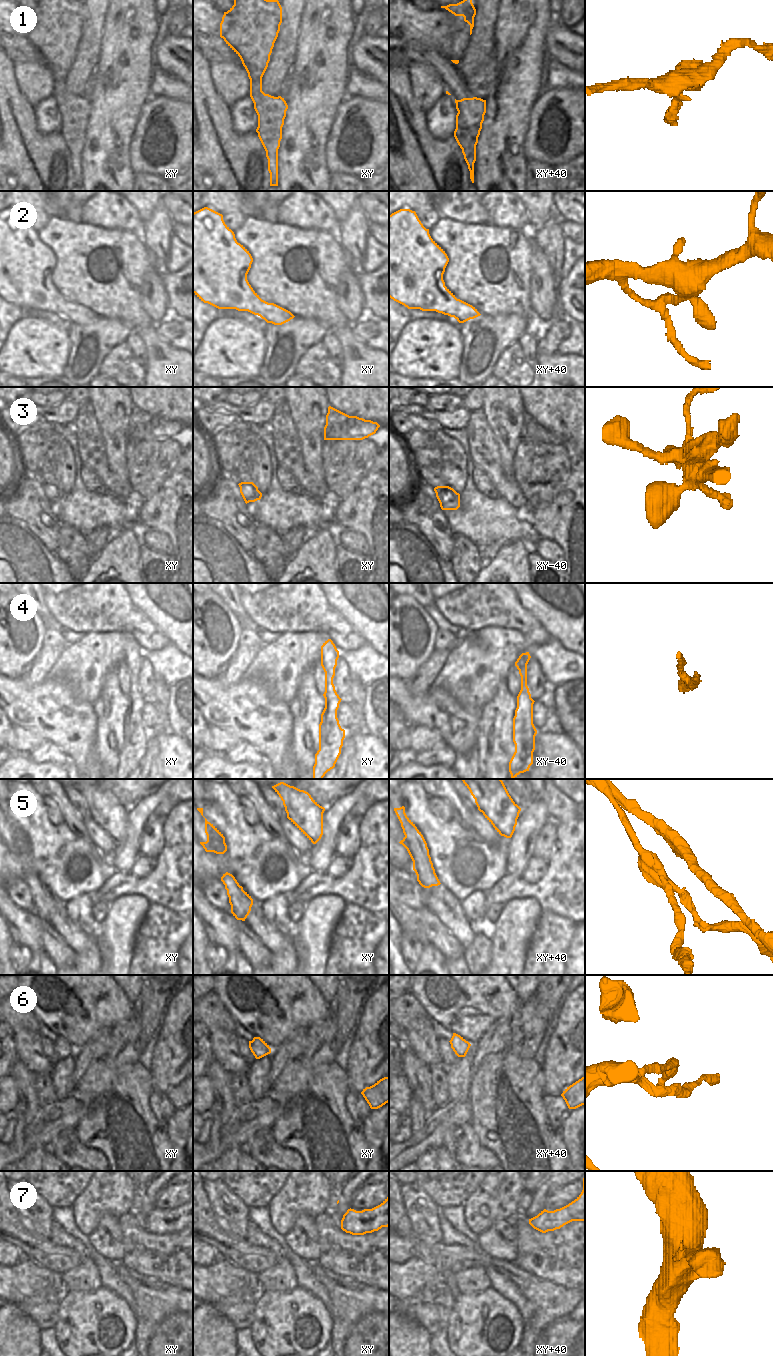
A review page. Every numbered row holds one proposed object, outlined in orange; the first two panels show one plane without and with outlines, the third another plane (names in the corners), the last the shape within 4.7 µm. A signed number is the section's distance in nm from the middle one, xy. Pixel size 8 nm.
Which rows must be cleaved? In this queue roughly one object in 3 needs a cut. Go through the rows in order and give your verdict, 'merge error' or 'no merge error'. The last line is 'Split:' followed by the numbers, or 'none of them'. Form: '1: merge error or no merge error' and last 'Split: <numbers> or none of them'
1: no merge error
2: merge error
3: no merge error
4: no merge error
5: merge error
6: no merge error
7: no merge error
Split: 2, 5

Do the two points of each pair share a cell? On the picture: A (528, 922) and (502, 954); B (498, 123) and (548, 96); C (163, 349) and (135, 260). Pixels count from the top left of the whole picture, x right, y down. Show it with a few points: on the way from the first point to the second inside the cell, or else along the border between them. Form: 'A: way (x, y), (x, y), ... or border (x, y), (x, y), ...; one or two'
A: way (520, 930), (509, 941), (509, 946); one
B: border (542, 90), (532, 107), (529, 126); two
C: way (144, 327), (131, 312), (131, 282); one

